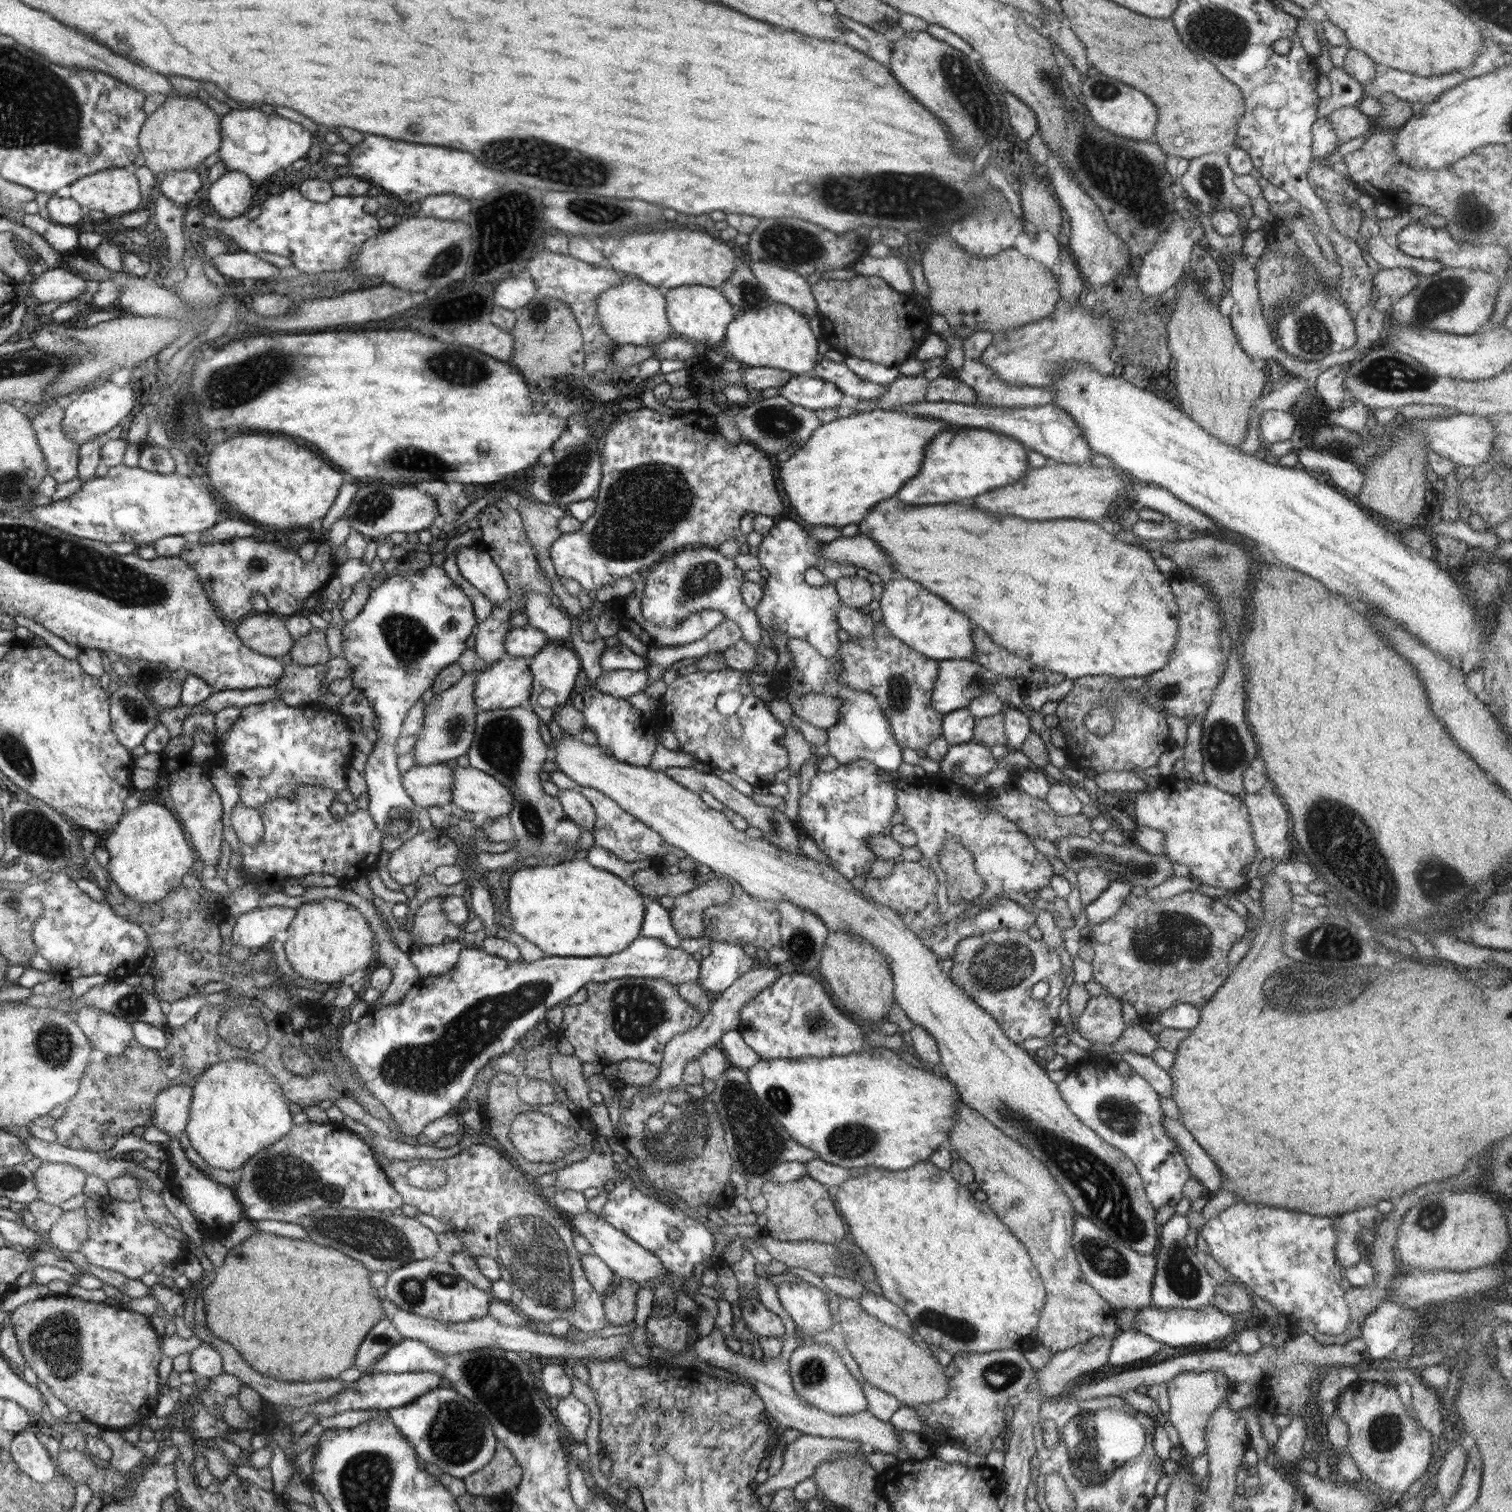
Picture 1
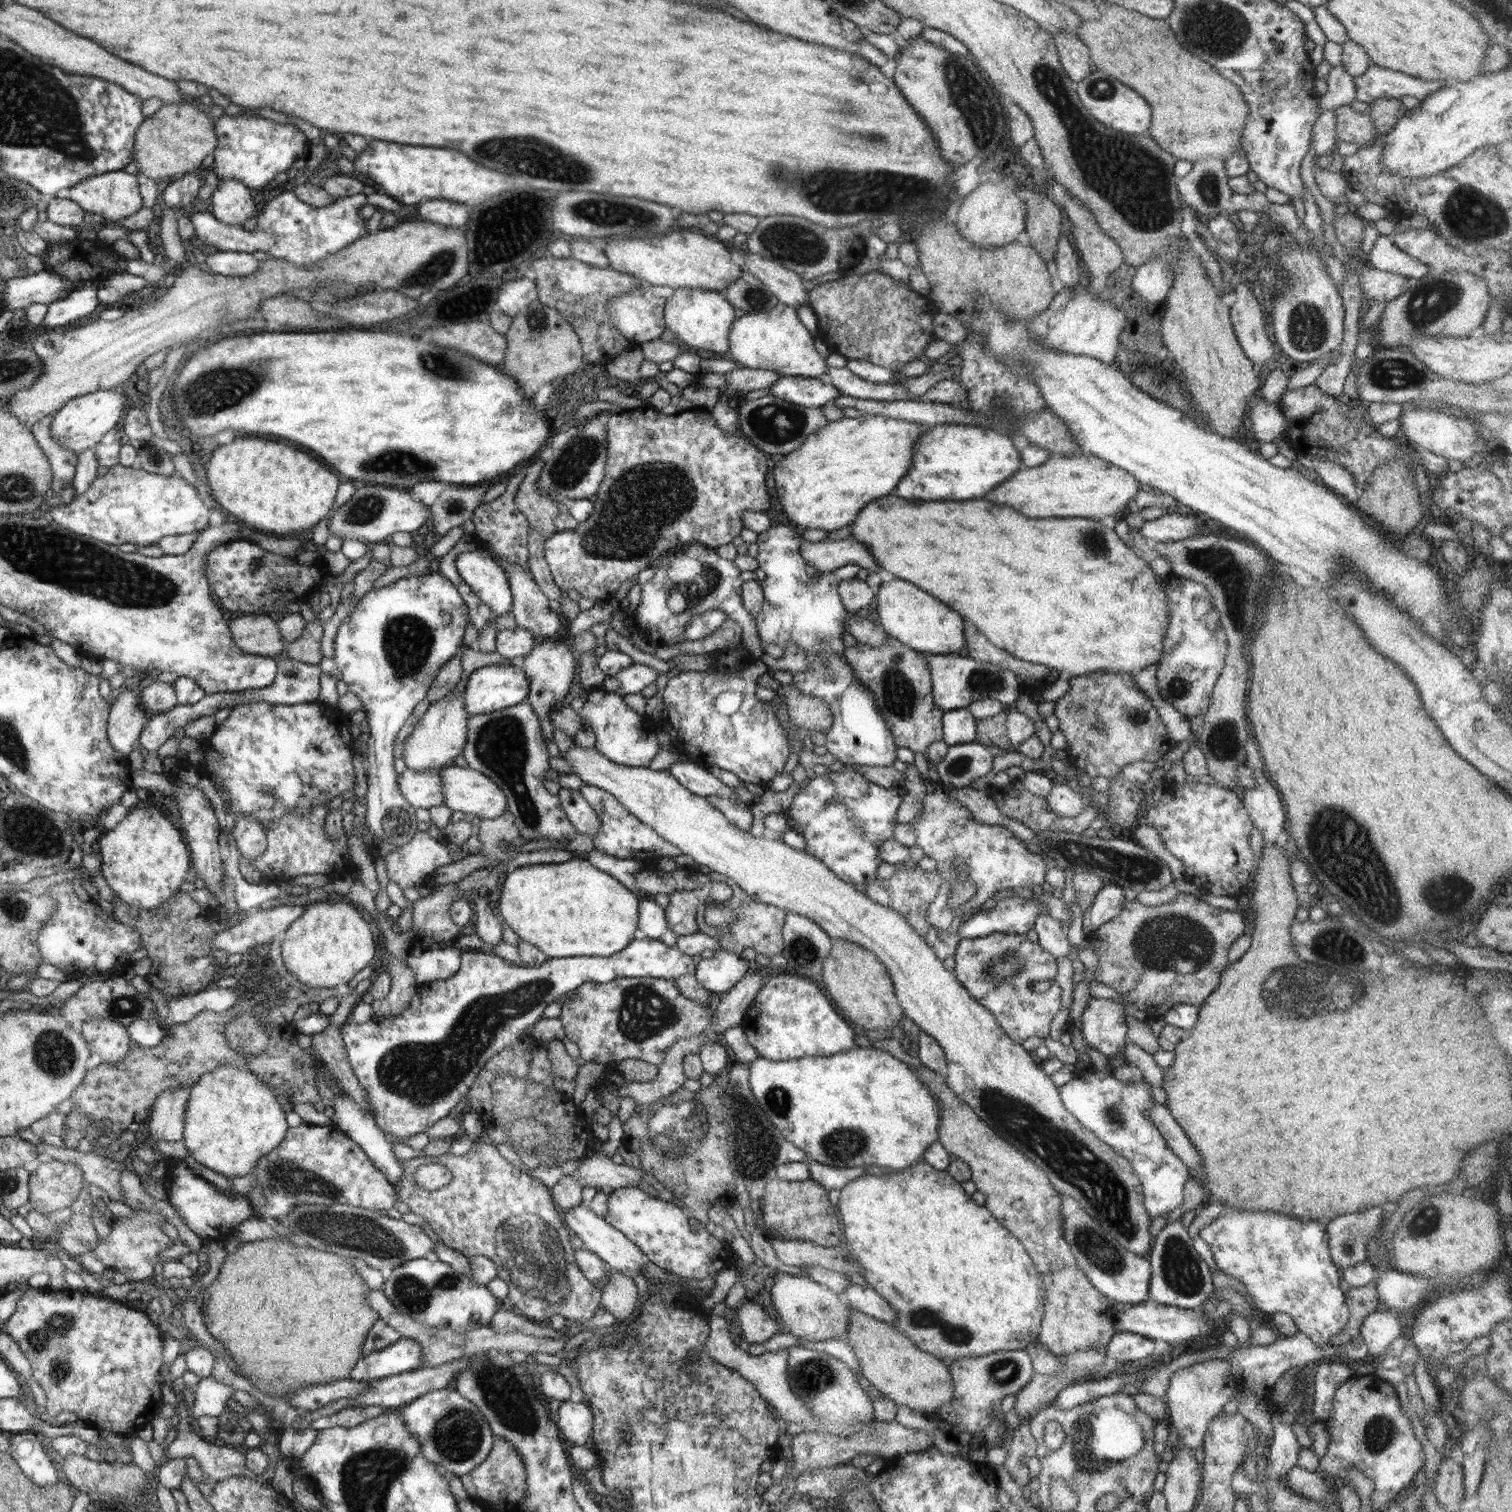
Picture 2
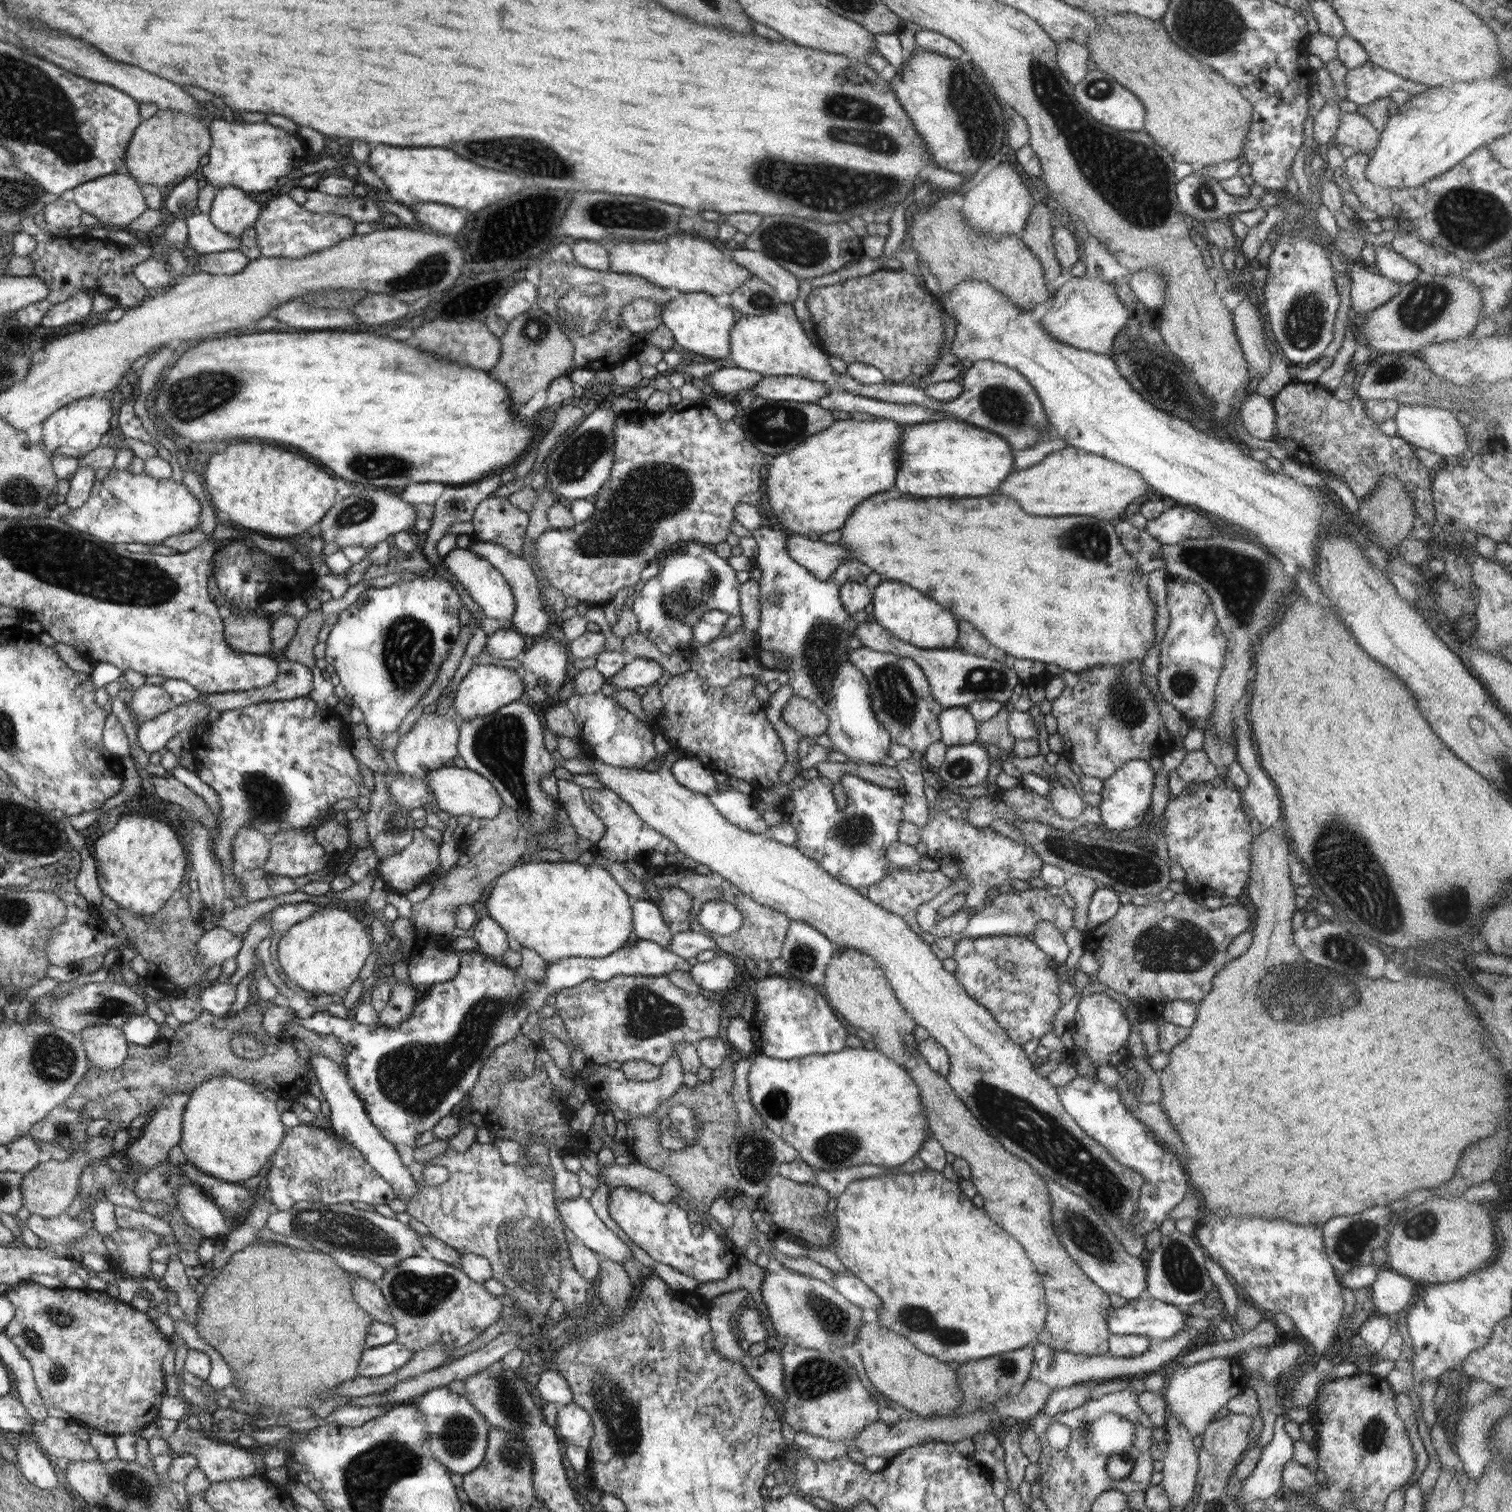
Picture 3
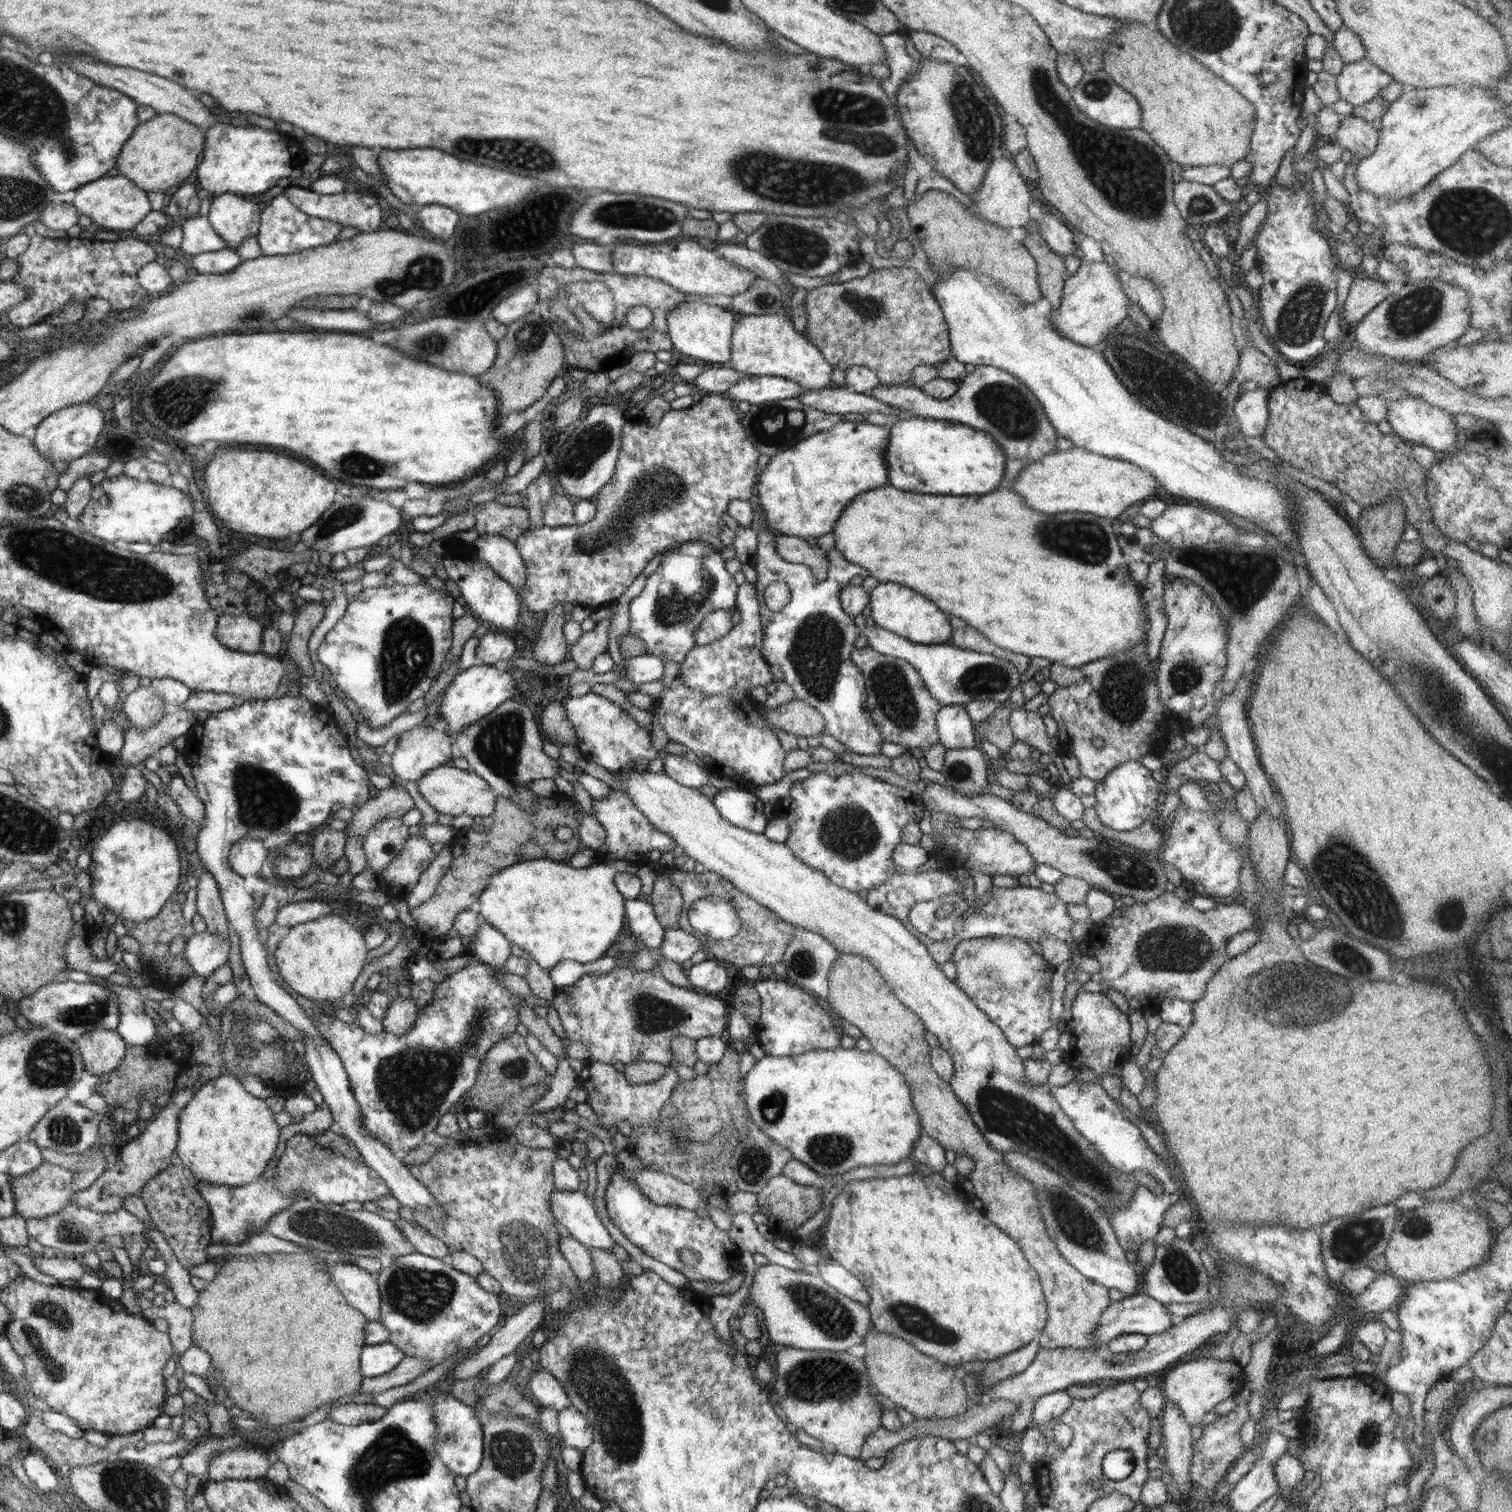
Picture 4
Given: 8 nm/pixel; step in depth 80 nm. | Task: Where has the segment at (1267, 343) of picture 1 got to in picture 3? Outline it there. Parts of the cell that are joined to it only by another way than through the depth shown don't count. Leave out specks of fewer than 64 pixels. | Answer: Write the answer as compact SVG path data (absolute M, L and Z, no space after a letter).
M1242 302L1232 308L1233 325L1247 362L1247 378L1264 378L1271 367L1271 349L1267 345L1262 316L1254 304Z

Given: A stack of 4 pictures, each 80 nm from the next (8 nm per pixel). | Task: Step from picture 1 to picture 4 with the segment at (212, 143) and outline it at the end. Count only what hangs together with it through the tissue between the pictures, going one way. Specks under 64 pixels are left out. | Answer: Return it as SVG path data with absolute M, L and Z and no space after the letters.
M157 114L146 123L140 123L124 146L118 162L118 175L127 177L146 192L166 192L184 180L198 166L198 154L205 150L204 134L182 117Z

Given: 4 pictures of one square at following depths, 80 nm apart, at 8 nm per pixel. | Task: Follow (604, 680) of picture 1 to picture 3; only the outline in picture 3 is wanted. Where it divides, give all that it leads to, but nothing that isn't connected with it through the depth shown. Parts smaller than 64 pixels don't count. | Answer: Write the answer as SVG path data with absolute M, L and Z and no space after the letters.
M634 659L631 664L624 666L623 671L618 672L610 679L614 688L633 690L637 686L651 687L654 682L662 678L663 667L654 660Z

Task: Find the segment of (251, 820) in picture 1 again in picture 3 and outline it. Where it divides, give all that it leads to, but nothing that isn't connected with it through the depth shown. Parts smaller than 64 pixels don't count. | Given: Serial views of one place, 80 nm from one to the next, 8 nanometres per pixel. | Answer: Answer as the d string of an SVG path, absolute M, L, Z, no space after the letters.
M244 826L233 839L233 861L239 871L260 869L268 858L271 844L253 826Z

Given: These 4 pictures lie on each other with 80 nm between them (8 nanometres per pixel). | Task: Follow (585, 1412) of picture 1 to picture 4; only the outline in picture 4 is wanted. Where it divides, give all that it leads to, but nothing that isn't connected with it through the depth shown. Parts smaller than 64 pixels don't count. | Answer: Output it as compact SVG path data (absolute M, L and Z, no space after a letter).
M570 1405L558 1411L559 1434L566 1446L586 1451L594 1442L594 1429L579 1409Z

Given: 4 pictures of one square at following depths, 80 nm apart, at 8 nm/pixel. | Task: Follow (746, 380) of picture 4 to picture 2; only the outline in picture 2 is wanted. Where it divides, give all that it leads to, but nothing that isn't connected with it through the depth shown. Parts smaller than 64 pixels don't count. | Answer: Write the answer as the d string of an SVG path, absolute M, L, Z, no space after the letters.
M782 376L770 386L772 397L789 400L794 404L821 408L838 398L840 391L828 380L805 376Z

